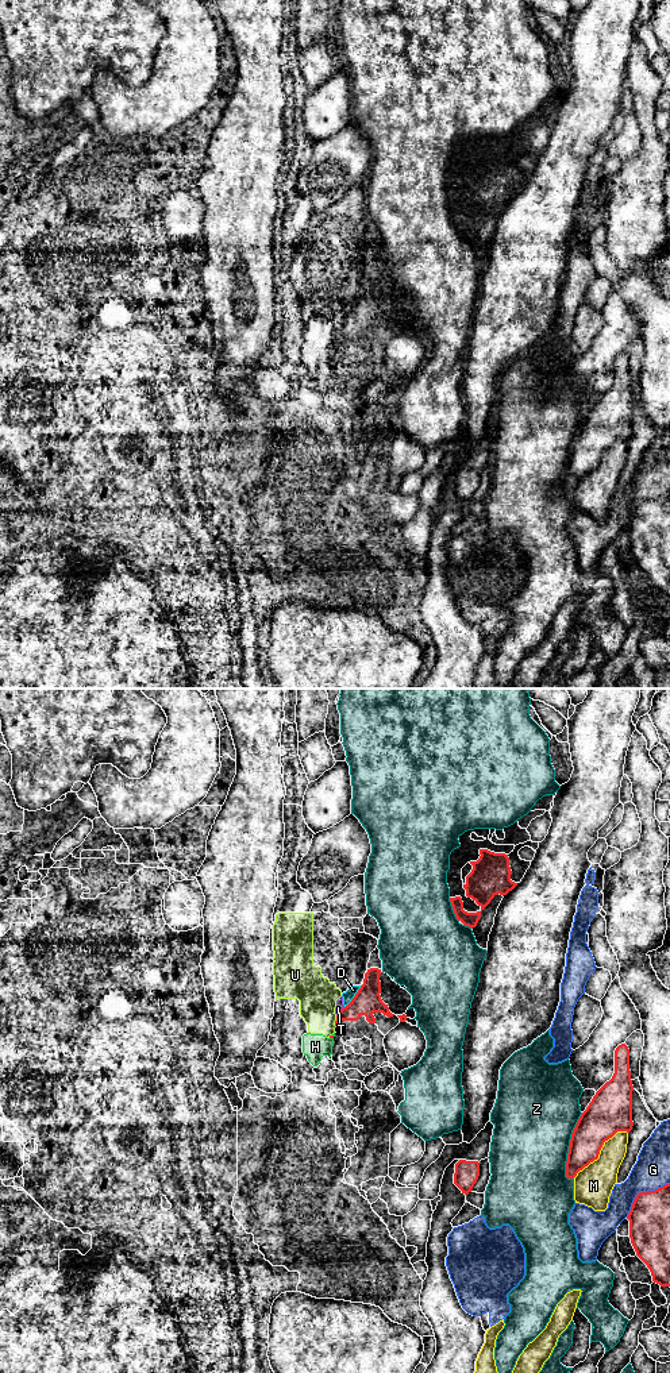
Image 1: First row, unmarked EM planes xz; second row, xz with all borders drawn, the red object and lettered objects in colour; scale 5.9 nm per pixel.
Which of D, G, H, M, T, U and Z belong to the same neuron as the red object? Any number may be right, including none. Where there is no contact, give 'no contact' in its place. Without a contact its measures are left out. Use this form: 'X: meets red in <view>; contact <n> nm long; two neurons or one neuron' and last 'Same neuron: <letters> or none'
D: meets red in xz; contact 170 nm long; two neurons
G: meets red in xz; contact 340 nm long; two neurons
H: meets red in xz; contact 40 nm long; two neurons
M: meets red in xz; contact 420 nm long; two neurons
T: meets red in xz; contact 80 nm long; two neurons
U: meets red in xz; contact 70 nm long; two neurons
Z: meets red in xz; contact 400 nm long; two neurons
Same neuron: none

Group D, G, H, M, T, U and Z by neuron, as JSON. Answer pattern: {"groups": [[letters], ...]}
{"groups": [["D", "T"], ["G"], ["H", "U"], ["M"], ["Z"]]}

